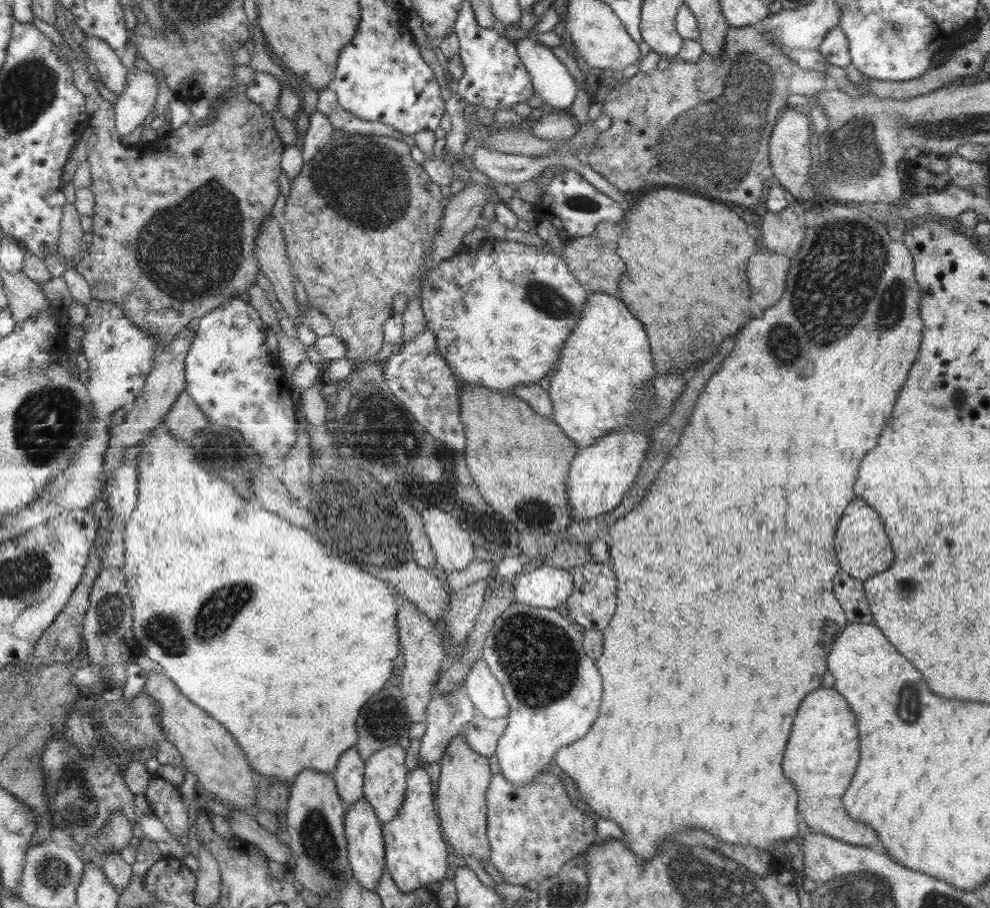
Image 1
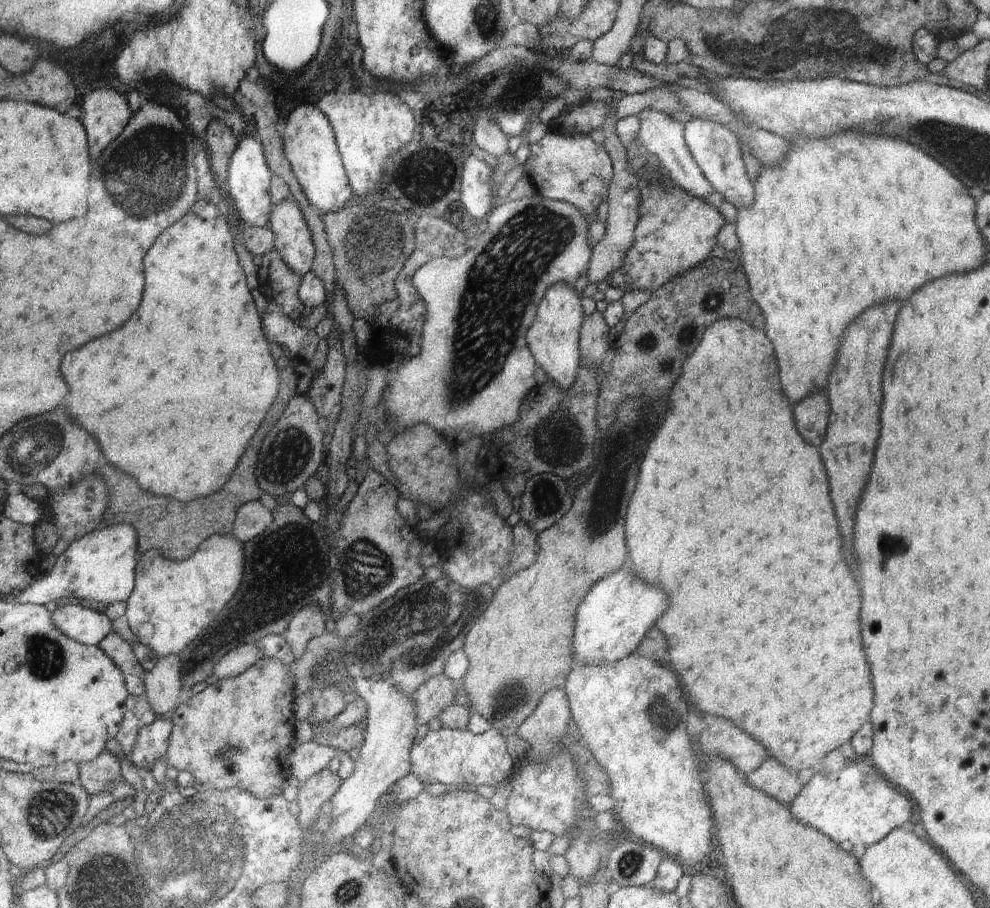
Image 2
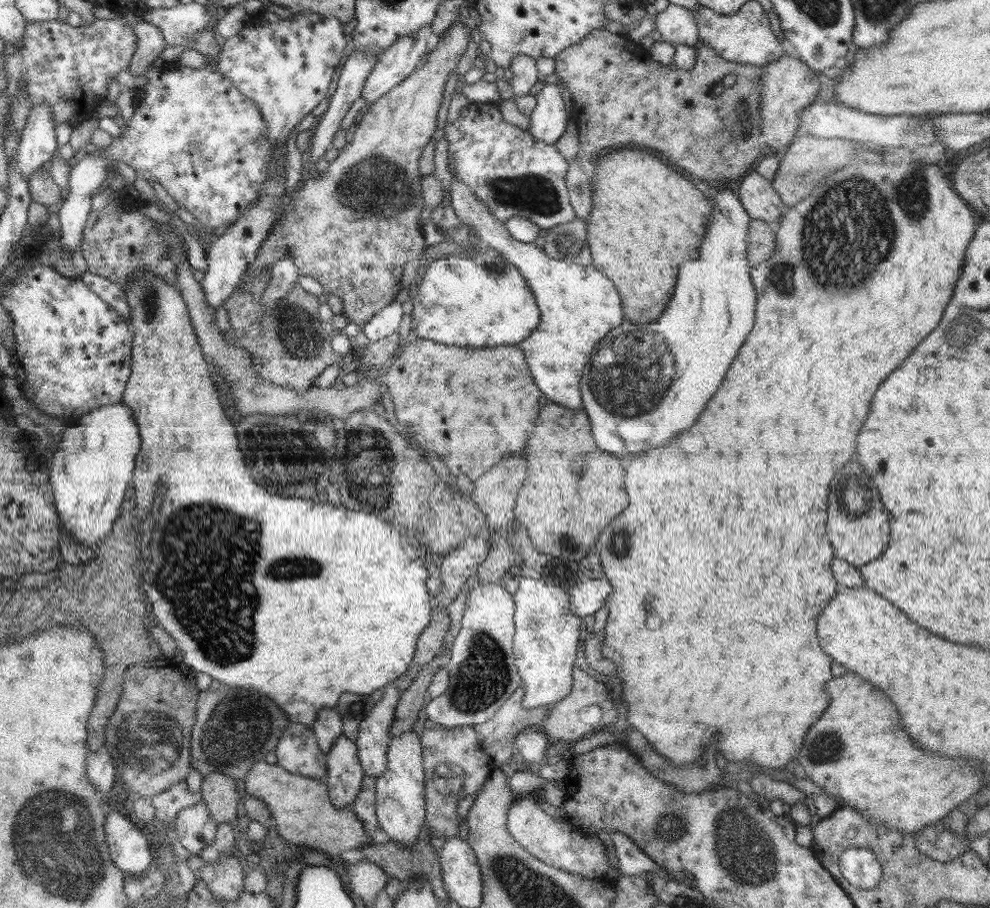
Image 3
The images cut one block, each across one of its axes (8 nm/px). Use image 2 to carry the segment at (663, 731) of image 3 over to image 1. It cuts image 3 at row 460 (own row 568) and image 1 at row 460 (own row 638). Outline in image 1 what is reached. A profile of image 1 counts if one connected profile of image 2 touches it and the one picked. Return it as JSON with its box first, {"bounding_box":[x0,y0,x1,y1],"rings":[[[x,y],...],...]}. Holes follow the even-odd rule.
{"bounding_box":[554,201,924,861],"rings":[[[841,201],[841,202],[836,202],[836,203],[828,203],[828,204],[821,204],[821,205],[819,205],[819,206],[818,206],[818,216],[814,216],[814,214],[816,214],[816,212],[812,212],[812,213],[811,213],[811,214],[810,214],[810,216],[809,216],[809,217],[810,217],[810,218],[809,218],[809,222],[808,222],[808,225],[807,225],[807,226],[806,226],[806,229],[805,229],[805,239],[804,239],[804,240],[803,240],[803,243],[802,243],[802,244],[801,244],[801,245],[800,245],[800,248],[799,248],[799,249],[798,249],[798,252],[797,252],[797,253],[796,253],[796,254],[795,254],[795,255],[794,255],[794,256],[793,256],[793,257],[791,257],[791,258],[790,258],[790,274],[788,274],[788,278],[786,278],[786,290],[784,290],[784,294],[782,294],[782,298],[780,298],[780,302],[778,302],[778,304],[776,304],[776,306],[772,306],[772,308],[766,308],[766,310],[764,310],[764,314],[762,314],[762,318],[754,318],[754,320],[750,320],[750,322],[748,322],[748,324],[746,324],[746,326],[744,326],[744,330],[742,330],[742,332],[740,332],[740,334],[738,334],[738,338],[736,338],[736,340],[735,340],[735,344],[734,344],[734,349],[733,349],[733,350],[732,350],[732,351],[731,351],[731,352],[730,352],[730,354],[728,354],[728,356],[725,356],[725,357],[723,357],[723,361],[722,361],[722,364],[721,364],[721,365],[720,365],[720,368],[719,368],[719,369],[718,369],[718,370],[717,370],[717,371],[716,371],[716,372],[715,372],[715,373],[714,373],[714,374],[713,374],[713,375],[712,375],[712,376],[711,376],[711,377],[710,377],[710,378],[709,378],[709,379],[708,379],[708,380],[707,380],[707,383],[706,383],[706,388],[703,388],[703,391],[702,391],[702,392],[701,392],[701,393],[700,393],[700,396],[699,396],[699,397],[698,397],[698,404],[696,404],[696,408],[694,408],[694,412],[692,412],[692,414],[691,414],[691,417],[690,417],[690,420],[689,420],[689,422],[690,422],[690,424],[687,424],[687,425],[686,425],[686,426],[685,426],[685,429],[684,429],[684,436],[682,436],[682,438],[680,438],[680,444],[678,444],[678,446],[676,446],[676,448],[674,448],[674,450],[672,450],[672,452],[670,452],[670,458],[668,458],[668,462],[666,462],[666,464],[664,464],[664,466],[662,466],[662,470],[660,470],[660,474],[658,474],[658,478],[656,478],[656,484],[654,484],[654,486],[652,486],[652,488],[650,488],[650,492],[648,492],[648,494],[646,494],[646,498],[644,498],[644,502],[642,502],[642,504],[640,504],[640,506],[636,506],[636,508],[634,508],[634,510],[632,510],[632,512],[628,512],[628,514],[626,514],[626,516],[622,516],[622,517],[621,517],[621,518],[618,518],[618,520],[616,520],[616,522],[614,522],[614,524],[612,524],[612,525],[611,525],[611,526],[610,526],[610,527],[609,527],[609,530],[608,530],[608,536],[609,536],[609,543],[608,543],[608,544],[609,544],[609,546],[608,546],[608,552],[609,552],[609,555],[610,555],[610,556],[611,556],[611,557],[610,557],[610,560],[609,560],[609,562],[608,562],[608,563],[609,563],[609,564],[610,564],[610,565],[611,565],[611,569],[612,569],[612,572],[613,572],[613,574],[614,574],[614,578],[616,578],[616,588],[617,588],[617,593],[616,593],[616,598],[617,598],[617,609],[616,609],[616,610],[615,610],[615,613],[614,613],[614,618],[612,618],[612,622],[610,622],[610,624],[608,624],[608,628],[604,628],[604,630],[601,630],[601,633],[602,633],[602,636],[604,636],[604,654],[602,654],[602,658],[598,658],[598,660],[596,660],[596,662],[595,662],[595,664],[596,664],[596,668],[598,668],[598,670],[600,670],[600,674],[602,674],[602,680],[604,680],[604,696],[602,696],[602,706],[600,706],[600,714],[598,714],[598,718],[596,718],[596,722],[594,722],[594,730],[592,730],[592,728],[590,728],[590,732],[588,732],[588,734],[586,734],[586,736],[584,736],[584,738],[582,738],[582,740],[576,740],[576,742],[573,742],[573,743],[572,743],[572,744],[570,744],[570,746],[563,746],[563,747],[562,747],[562,748],[561,748],[561,749],[560,749],[560,750],[559,750],[559,751],[558,751],[558,752],[557,752],[557,753],[556,753],[556,754],[555,754],[555,758],[554,758],[554,764],[556,764],[556,765],[558,765],[558,766],[559,766],[559,767],[560,767],[560,768],[561,768],[561,769],[562,769],[562,772],[565,772],[565,773],[566,773],[566,776],[570,776],[570,778],[572,778],[572,780],[574,780],[574,784],[576,784],[576,788],[577,788],[577,789],[578,789],[578,794],[579,794],[579,796],[580,796],[580,800],[582,800],[582,802],[586,802],[586,804],[588,804],[588,806],[590,806],[590,808],[591,808],[591,809],[592,809],[592,810],[593,810],[593,811],[592,811],[592,812],[593,812],[593,815],[594,815],[594,816],[595,816],[595,817],[596,817],[596,818],[602,818],[602,819],[604,819],[604,820],[613,820],[613,821],[614,821],[614,822],[615,822],[615,823],[616,823],[616,824],[617,824],[617,825],[618,825],[618,826],[619,826],[619,827],[620,827],[620,828],[621,828],[621,829],[622,829],[622,832],[623,832],[623,834],[622,834],[622,842],[623,842],[623,843],[624,843],[624,844],[625,844],[625,845],[627,845],[627,847],[628,847],[628,848],[629,848],[629,849],[630,849],[630,850],[631,850],[631,851],[632,851],[632,852],[633,852],[633,853],[634,853],[634,854],[635,854],[635,855],[636,855],[636,856],[637,856],[637,857],[638,857],[638,860],[642,860],[642,861],[644,861],[644,860],[648,860],[648,859],[649,859],[649,858],[652,858],[652,856],[654,856],[654,854],[656,854],[656,850],[658,850],[658,846],[660,846],[660,842],[664,842],[664,840],[666,840],[666,838],[672,838],[672,836],[676,836],[676,834],[678,834],[678,838],[680,838],[680,836],[684,836],[684,834],[686,834],[686,832],[687,832],[687,830],[690,830],[690,828],[700,828],[700,830],[706,830],[706,832],[712,832],[712,834],[714,834],[714,836],[716,836],[716,838],[718,838],[718,840],[722,840],[722,842],[727,842],[727,843],[728,843],[728,844],[734,844],[734,845],[738,845],[738,846],[739,846],[739,847],[740,847],[740,848],[745,848],[745,847],[748,847],[748,846],[755,846],[755,847],[756,847],[756,848],[759,848],[759,849],[760,849],[760,850],[764,850],[764,851],[766,851],[766,852],[767,852],[767,853],[770,853],[770,852],[771,852],[771,851],[772,851],[772,850],[773,850],[773,848],[772,848],[772,847],[773,847],[773,846],[774,846],[774,845],[775,845],[775,844],[776,844],[776,842],[780,842],[780,840],[785,840],[785,842],[788,842],[788,840],[791,840],[791,839],[792,839],[792,838],[794,838],[794,837],[796,837],[796,836],[797,836],[797,835],[798,835],[798,812],[799,812],[799,810],[798,810],[798,809],[797,809],[797,808],[798,808],[798,804],[799,804],[799,796],[798,796],[798,791],[796,791],[796,787],[794,787],[794,784],[792,784],[792,782],[790,782],[790,780],[786,780],[786,778],[784,778],[784,774],[782,774],[782,764],[780,764],[780,762],[782,762],[782,754],[784,754],[784,750],[786,750],[786,742],[788,742],[788,738],[790,738],[790,728],[792,728],[792,722],[794,722],[794,716],[796,716],[796,712],[798,712],[798,706],[800,706],[800,702],[802,702],[802,698],[804,698],[804,696],[806,696],[806,694],[808,694],[808,692],[812,692],[812,690],[816,690],[816,688],[820,688],[820,684],[822,684],[822,674],[824,674],[824,672],[826,672],[826,658],[828,658],[828,652],[830,652],[830,648],[832,648],[832,644],[834,644],[834,640],[836,640],[836,639],[837,639],[837,638],[836,638],[836,636],[838,636],[838,632],[840,632],[840,631],[841,631],[841,630],[842,630],[842,629],[843,629],[843,628],[844,628],[844,627],[845,627],[845,626],[846,626],[846,623],[847,623],[847,618],[846,618],[846,615],[845,615],[845,612],[844,612],[844,611],[843,611],[843,608],[842,608],[842,607],[841,607],[841,604],[840,604],[840,603],[839,603],[839,602],[838,602],[838,601],[837,601],[837,598],[834,598],[834,594],[832,594],[832,580],[834,580],[834,576],[837,576],[837,575],[838,575],[838,574],[839,574],[839,572],[840,572],[840,568],[839,568],[839,562],[838,562],[838,559],[837,559],[837,555],[836,555],[836,552],[834,552],[834,532],[836,532],[836,528],[838,528],[838,522],[840,522],[840,518],[842,518],[842,516],[843,516],[843,515],[844,515],[844,508],[846,508],[846,507],[847,507],[847,506],[848,506],[848,504],[850,504],[850,503],[851,503],[851,502],[850,502],[850,500],[852,500],[852,498],[854,498],[854,482],[856,482],[856,476],[858,476],[858,468],[859,468],[859,466],[858,466],[858,464],[860,464],[860,460],[862,460],[862,458],[864,458],[864,456],[866,456],[866,452],[868,452],[868,450],[872,450],[872,449],[873,449],[873,448],[876,448],[876,447],[877,447],[877,442],[878,442],[878,436],[880,436],[880,435],[881,435],[881,432],[882,432],[882,431],[883,431],[883,430],[884,430],[884,428],[886,428],[886,425],[887,425],[887,422],[888,422],[888,419],[889,419],[889,418],[890,418],[890,415],[891,415],[891,414],[892,414],[892,411],[893,411],[893,408],[894,408],[894,405],[895,405],[895,402],[896,402],[896,399],[897,399],[897,398],[898,398],[898,395],[899,395],[899,392],[900,392],[900,389],[901,389],[901,388],[902,388],[902,385],[903,385],[903,384],[904,384],[904,381],[905,381],[905,380],[906,380],[906,379],[907,379],[907,378],[908,378],[908,373],[909,373],[909,370],[910,370],[910,367],[911,367],[911,366],[912,366],[912,363],[913,363],[913,362],[914,362],[914,361],[915,361],[915,360],[916,360],[916,355],[917,355],[917,354],[918,354],[918,351],[919,351],[919,348],[920,348],[920,345],[921,345],[921,340],[922,340],[922,337],[921,337],[921,332],[922,332],[922,329],[923,329],[923,328],[924,328],[924,323],[923,323],[923,320],[922,320],[922,317],[921,317],[921,316],[920,316],[920,313],[919,313],[919,308],[920,308],[920,293],[919,293],[919,290],[920,290],[920,288],[919,288],[919,286],[918,286],[918,283],[917,283],[917,282],[916,282],[916,277],[915,277],[915,272],[914,272],[914,263],[913,263],[913,262],[914,262],[914,259],[913,259],[913,256],[912,256],[912,255],[911,255],[911,254],[910,254],[910,251],[909,251],[909,248],[907,248],[907,246],[906,246],[906,245],[905,245],[905,242],[903,242],[903,240],[902,240],[902,241],[894,241],[894,240],[893,240],[893,239],[892,239],[892,238],[891,238],[891,237],[890,237],[890,235],[888,235],[888,229],[887,229],[887,227],[886,227],[886,225],[884,225],[884,224],[882,224],[882,223],[879,223],[879,222],[878,222],[878,221],[876,221],[876,219],[872,219],[872,217],[870,217],[870,215],[866,215],[866,213],[864,213],[864,212],[863,212],[863,211],[865,211],[865,206],[864,206],[864,204],[856,204],[856,203],[853,203],[853,204],[852,204],[852,203],[851,203],[851,202],[845,202],[845,201]],[[842,272],[844,272],[844,274],[846,274],[846,278],[848,278],[848,272],[850,272],[850,278],[848,278],[848,280],[850,280],[850,282],[842,282]],[[876,286],[878,286],[878,292],[880,292],[880,296],[876,296]],[[850,290],[852,290],[852,292],[854,292],[854,294],[856,294],[856,296],[850,296]],[[832,298],[834,298],[834,302],[832,302]],[[868,300],[870,300],[870,316],[868,316],[868,312],[866,312],[866,314],[864,314],[864,310],[866,310],[866,304],[868,304]],[[862,314],[864,314],[864,318],[862,318],[862,320],[860,320],[860,316],[862,316]],[[858,320],[860,320],[860,322],[858,322]],[[856,322],[858,322],[858,324],[856,324]],[[854,324],[856,324],[856,326],[854,326]],[[852,326],[854,326],[854,328],[852,328]],[[850,328],[852,328],[852,332],[850,332]],[[848,332],[850,332],[850,334],[848,334]],[[846,334],[848,334],[848,336],[846,336]],[[842,336],[844,336],[844,338],[842,338]],[[838,338],[840,338],[840,340],[838,340]],[[830,342],[832,342],[832,344],[830,344]],[[770,466],[772,466],[772,468],[770,468]],[[666,830],[668,830],[668,832],[666,832]]]}

